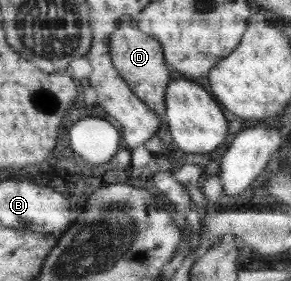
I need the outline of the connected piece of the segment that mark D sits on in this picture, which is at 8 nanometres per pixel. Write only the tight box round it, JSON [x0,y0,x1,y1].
[108,16,174,122]

